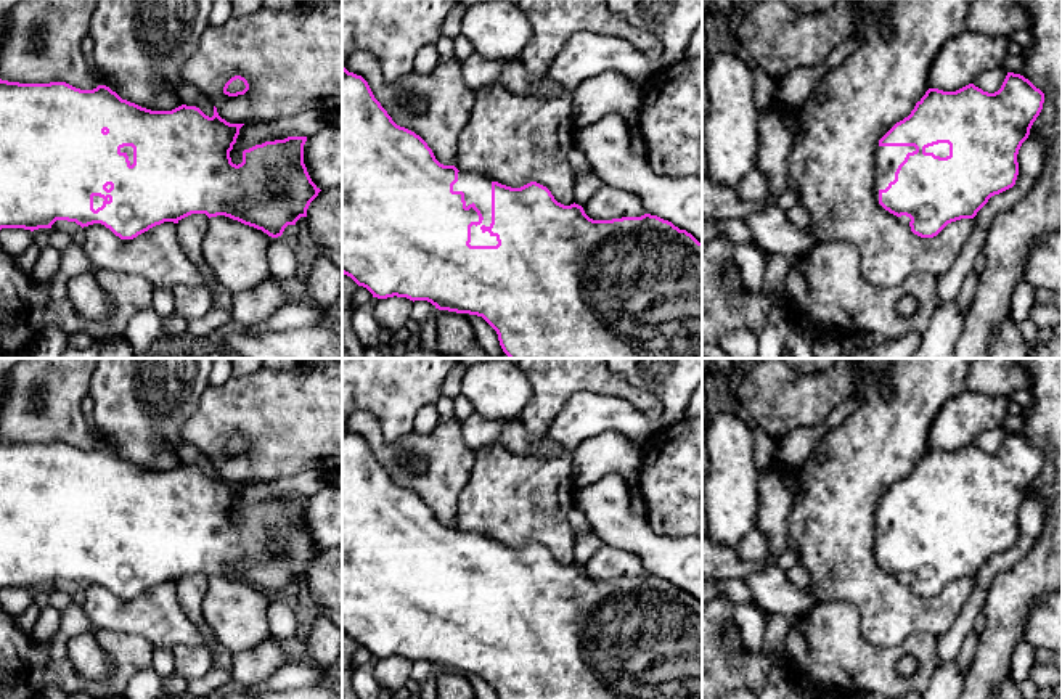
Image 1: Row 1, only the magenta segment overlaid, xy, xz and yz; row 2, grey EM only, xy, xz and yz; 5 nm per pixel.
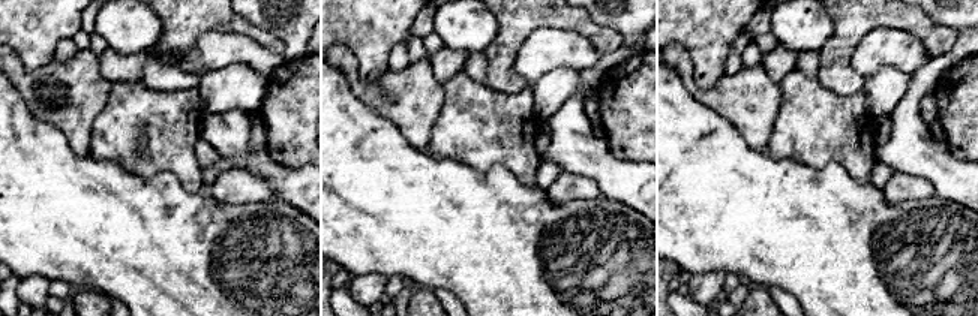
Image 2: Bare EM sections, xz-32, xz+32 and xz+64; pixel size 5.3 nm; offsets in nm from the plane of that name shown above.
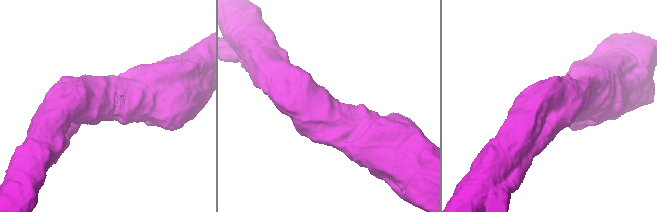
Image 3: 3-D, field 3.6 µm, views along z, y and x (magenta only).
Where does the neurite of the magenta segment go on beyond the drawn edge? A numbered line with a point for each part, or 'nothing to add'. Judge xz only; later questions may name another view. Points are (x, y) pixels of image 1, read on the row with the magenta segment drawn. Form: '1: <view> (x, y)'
1: xz (477, 188)

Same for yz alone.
1: yz (887, 158)

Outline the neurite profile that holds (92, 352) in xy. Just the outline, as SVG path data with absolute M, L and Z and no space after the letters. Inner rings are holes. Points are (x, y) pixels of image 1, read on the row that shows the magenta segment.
M96 344L88 349L74 349L67 345L63 358L100 358L100 350Z

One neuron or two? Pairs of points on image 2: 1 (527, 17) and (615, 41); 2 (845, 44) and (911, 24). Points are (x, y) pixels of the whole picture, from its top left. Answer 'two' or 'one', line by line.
1: one
2: one

